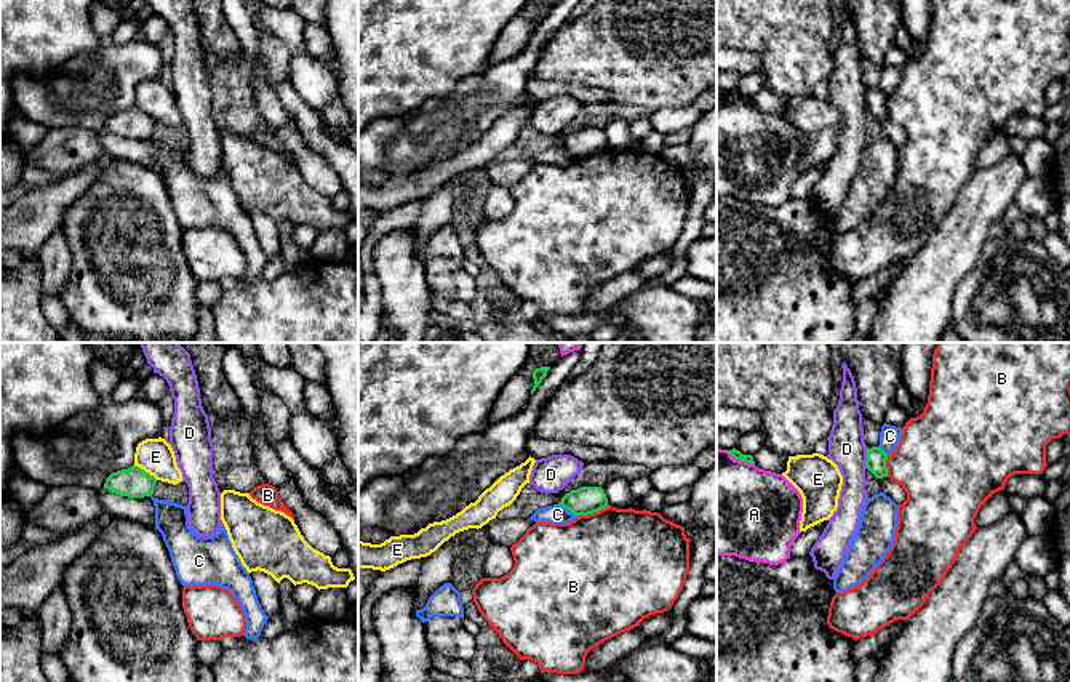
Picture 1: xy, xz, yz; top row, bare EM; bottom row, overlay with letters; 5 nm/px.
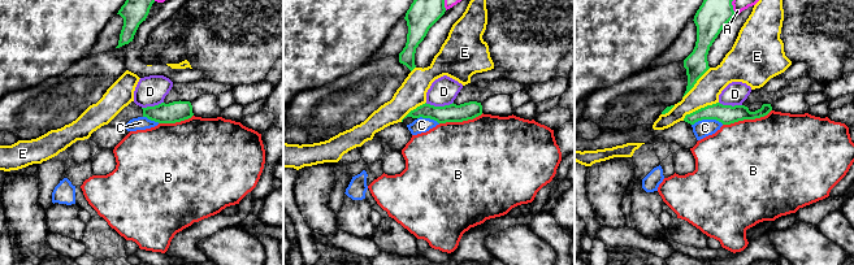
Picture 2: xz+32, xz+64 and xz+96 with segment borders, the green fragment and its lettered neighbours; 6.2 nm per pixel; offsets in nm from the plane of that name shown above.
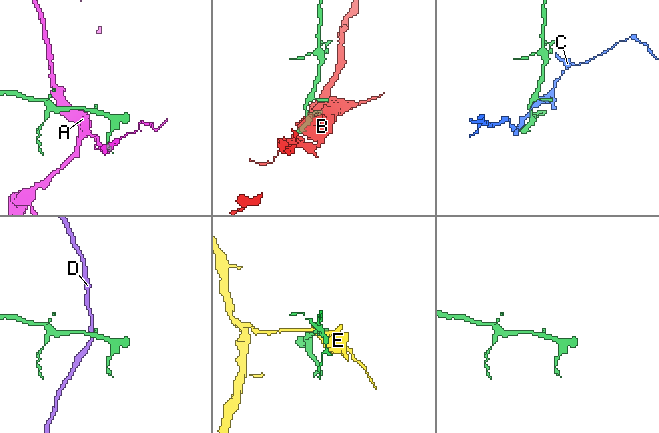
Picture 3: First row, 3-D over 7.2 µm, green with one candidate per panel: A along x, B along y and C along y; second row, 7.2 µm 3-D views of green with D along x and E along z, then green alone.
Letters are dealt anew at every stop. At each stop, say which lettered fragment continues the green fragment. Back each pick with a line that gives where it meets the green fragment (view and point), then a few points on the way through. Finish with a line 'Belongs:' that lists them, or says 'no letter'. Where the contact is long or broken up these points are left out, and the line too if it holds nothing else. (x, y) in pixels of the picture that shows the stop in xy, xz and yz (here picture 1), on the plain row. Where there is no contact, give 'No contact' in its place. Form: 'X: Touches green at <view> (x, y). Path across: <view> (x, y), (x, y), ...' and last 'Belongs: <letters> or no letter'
Belongs: no letter

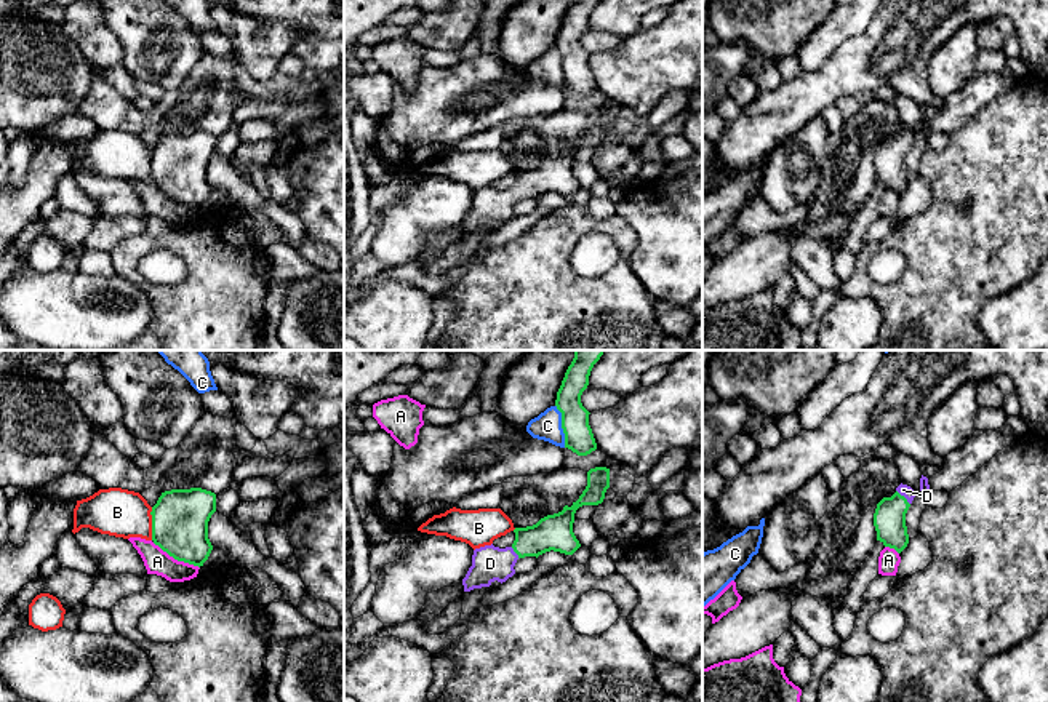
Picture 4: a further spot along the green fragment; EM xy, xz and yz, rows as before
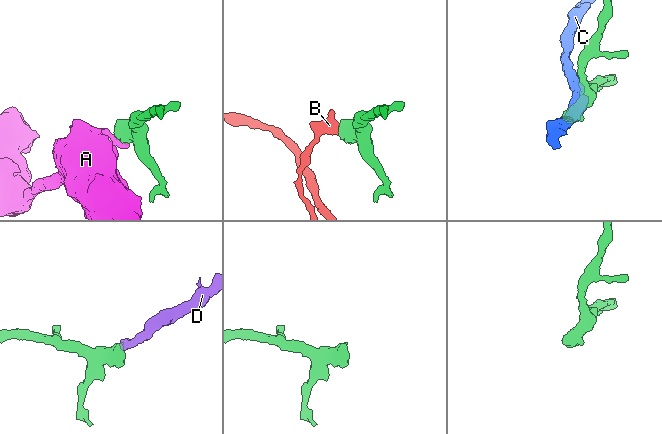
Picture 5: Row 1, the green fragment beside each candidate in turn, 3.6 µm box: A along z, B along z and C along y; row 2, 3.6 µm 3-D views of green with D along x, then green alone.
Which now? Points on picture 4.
D: Touches green at yz (904, 139). Path across: yz (890, 157), (904, 139), (903, 131)
Belongs: D

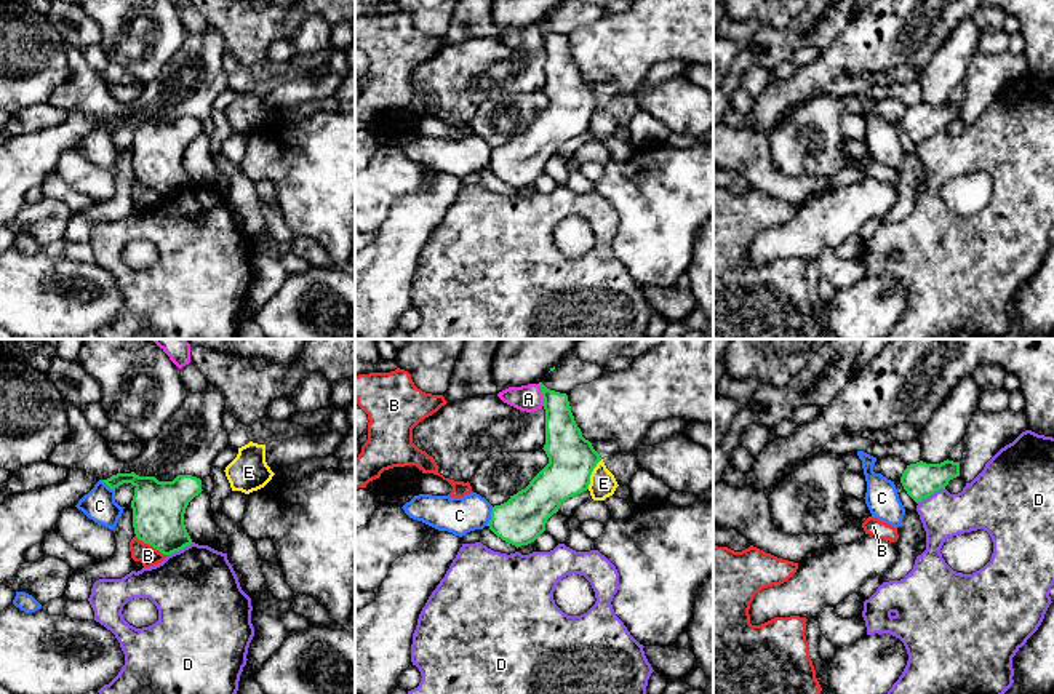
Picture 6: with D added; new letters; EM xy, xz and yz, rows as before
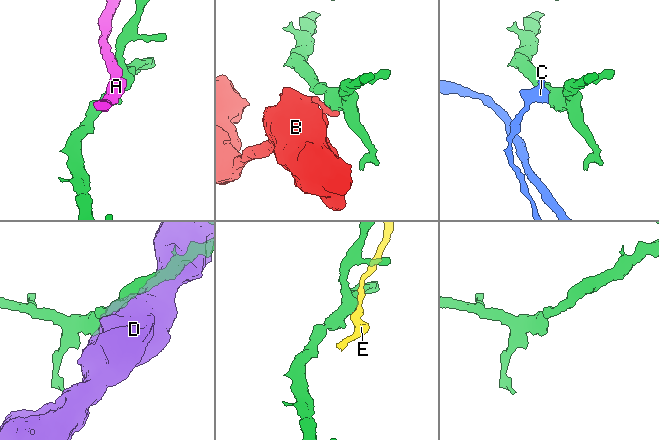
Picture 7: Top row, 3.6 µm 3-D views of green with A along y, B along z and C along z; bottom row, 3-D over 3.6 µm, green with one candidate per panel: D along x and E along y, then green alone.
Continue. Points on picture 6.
Belongs: no letter

